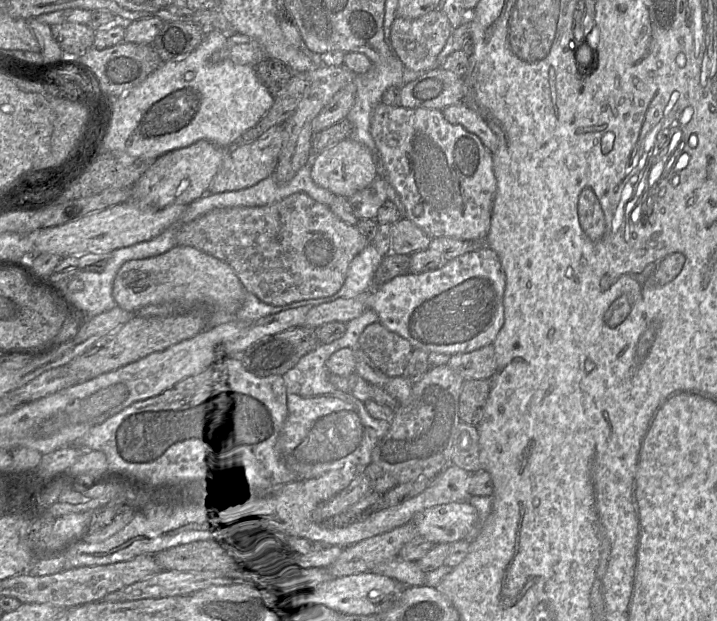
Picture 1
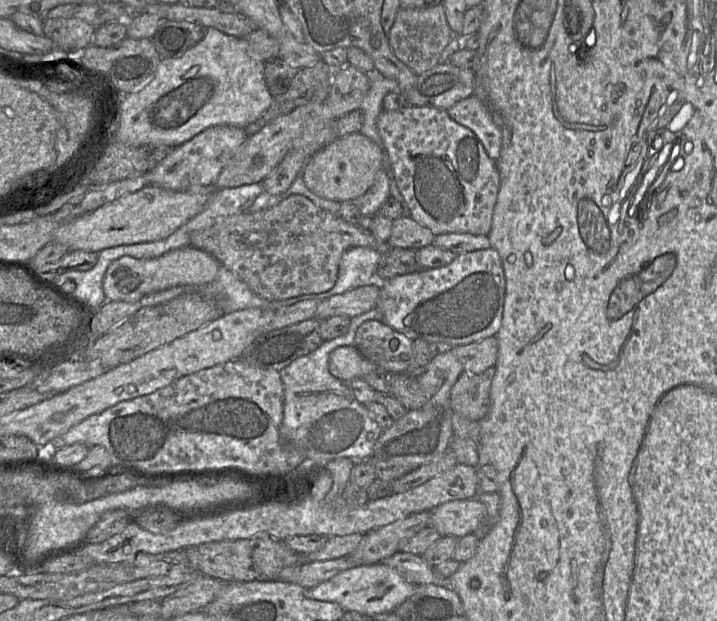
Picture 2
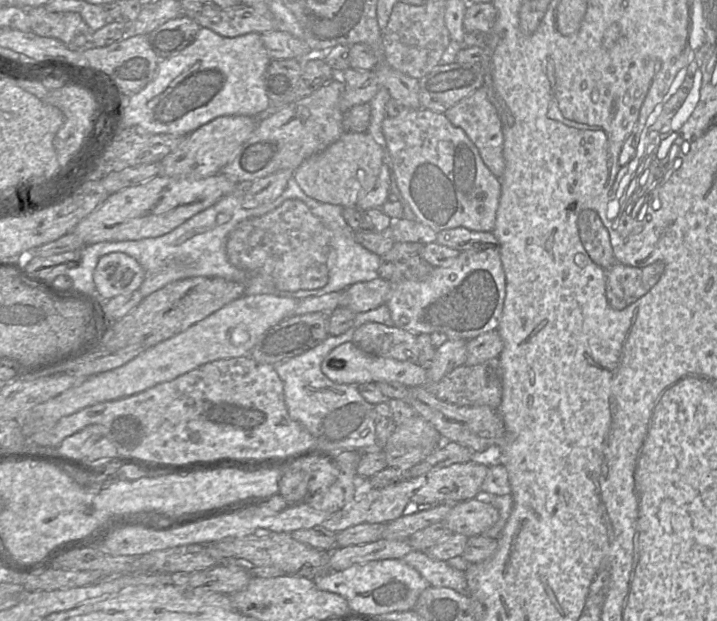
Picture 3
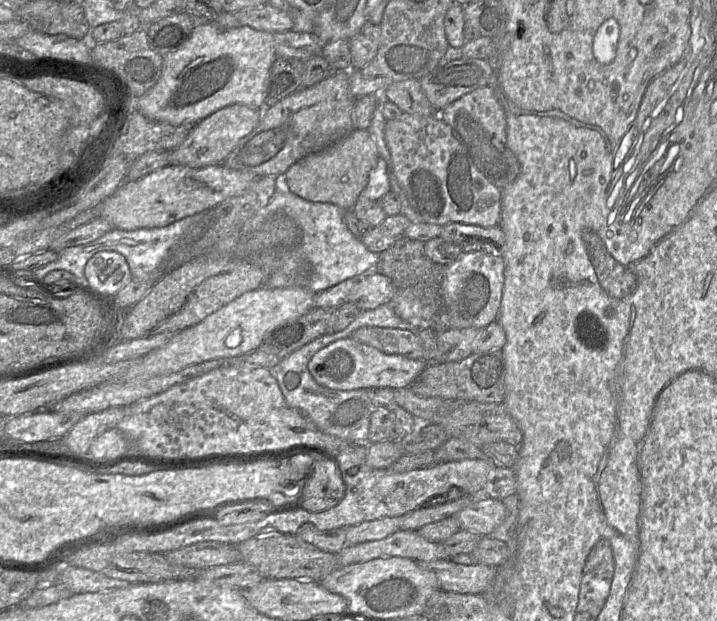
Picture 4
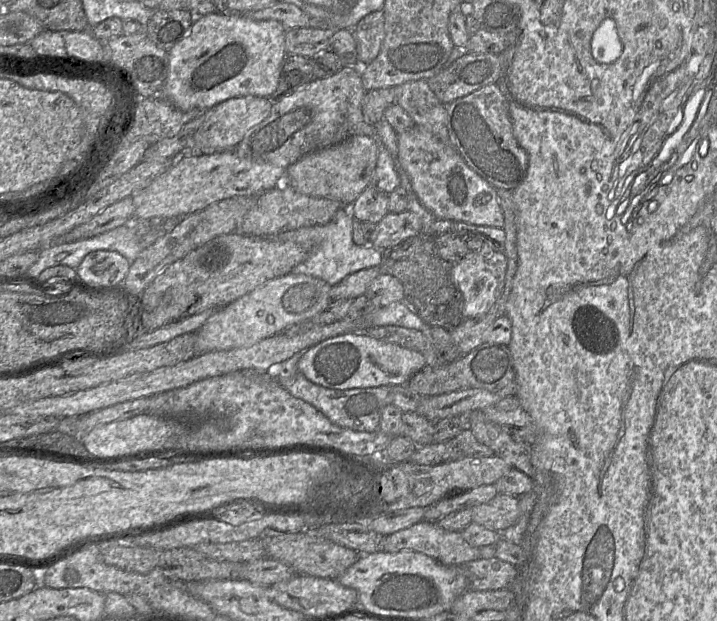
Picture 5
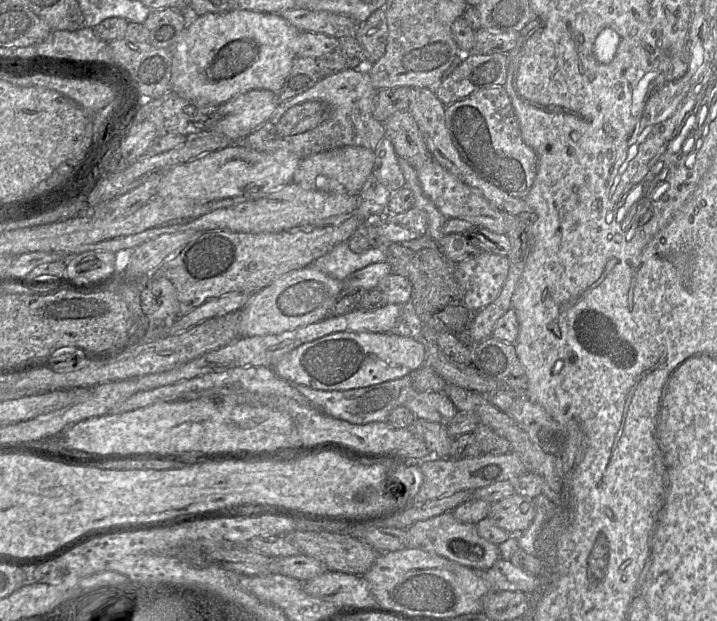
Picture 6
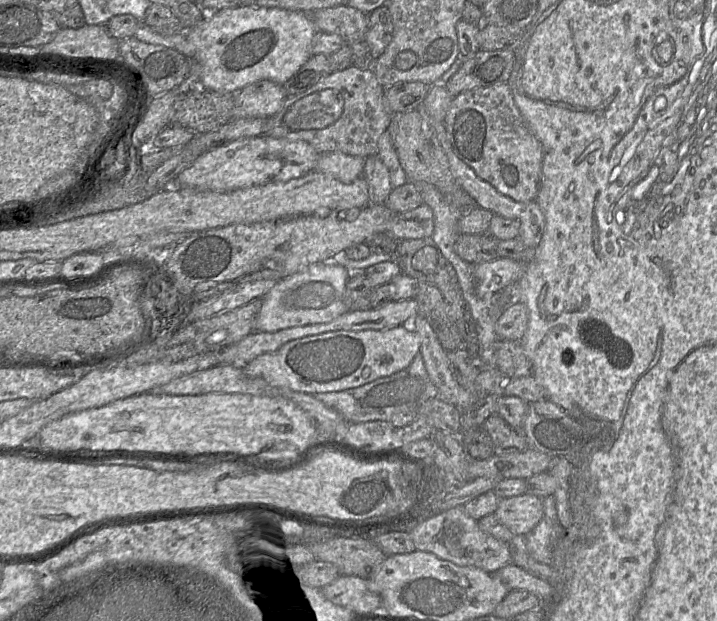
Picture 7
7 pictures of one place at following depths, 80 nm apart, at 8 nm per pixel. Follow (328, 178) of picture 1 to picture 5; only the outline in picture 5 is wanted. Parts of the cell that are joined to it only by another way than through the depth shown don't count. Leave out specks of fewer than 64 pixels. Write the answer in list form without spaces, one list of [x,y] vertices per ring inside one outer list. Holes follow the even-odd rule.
[[[354,135],[299,158],[288,166],[286,183],[302,194],[336,200],[342,206],[350,207],[370,185],[377,158],[378,140],[375,137]]]

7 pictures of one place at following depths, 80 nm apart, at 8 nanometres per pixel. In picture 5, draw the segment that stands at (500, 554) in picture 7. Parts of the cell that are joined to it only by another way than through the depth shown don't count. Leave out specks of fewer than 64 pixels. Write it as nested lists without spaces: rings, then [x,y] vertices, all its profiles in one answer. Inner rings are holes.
[[[420,521],[382,540],[382,551],[394,553],[404,549],[424,553],[446,566],[480,558],[480,547],[466,542],[461,531],[447,531],[431,521]]]

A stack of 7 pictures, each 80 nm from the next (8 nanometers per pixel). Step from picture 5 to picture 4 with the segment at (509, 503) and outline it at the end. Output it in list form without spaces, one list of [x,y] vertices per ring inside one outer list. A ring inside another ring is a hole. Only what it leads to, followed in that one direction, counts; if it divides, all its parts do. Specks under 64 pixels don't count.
[[[483,496],[455,515],[461,529],[486,536],[505,519],[506,507],[502,500]]]

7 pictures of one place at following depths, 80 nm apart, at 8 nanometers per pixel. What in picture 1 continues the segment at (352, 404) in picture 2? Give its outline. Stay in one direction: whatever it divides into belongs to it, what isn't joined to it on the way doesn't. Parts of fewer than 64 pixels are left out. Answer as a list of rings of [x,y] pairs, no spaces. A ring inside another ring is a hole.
[[[371,308],[366,309],[360,316],[346,323],[346,331],[342,337],[329,344],[317,345],[282,376],[286,389],[288,414],[278,435],[277,453],[295,474],[295,478],[305,480],[319,477],[329,471],[340,469],[344,465],[355,465],[361,470],[372,462],[372,450],[388,430],[390,422],[373,418],[363,402],[335,388],[330,382],[331,373],[326,362],[332,353],[341,348],[355,348],[365,327],[377,321],[379,321],[377,313]]]

